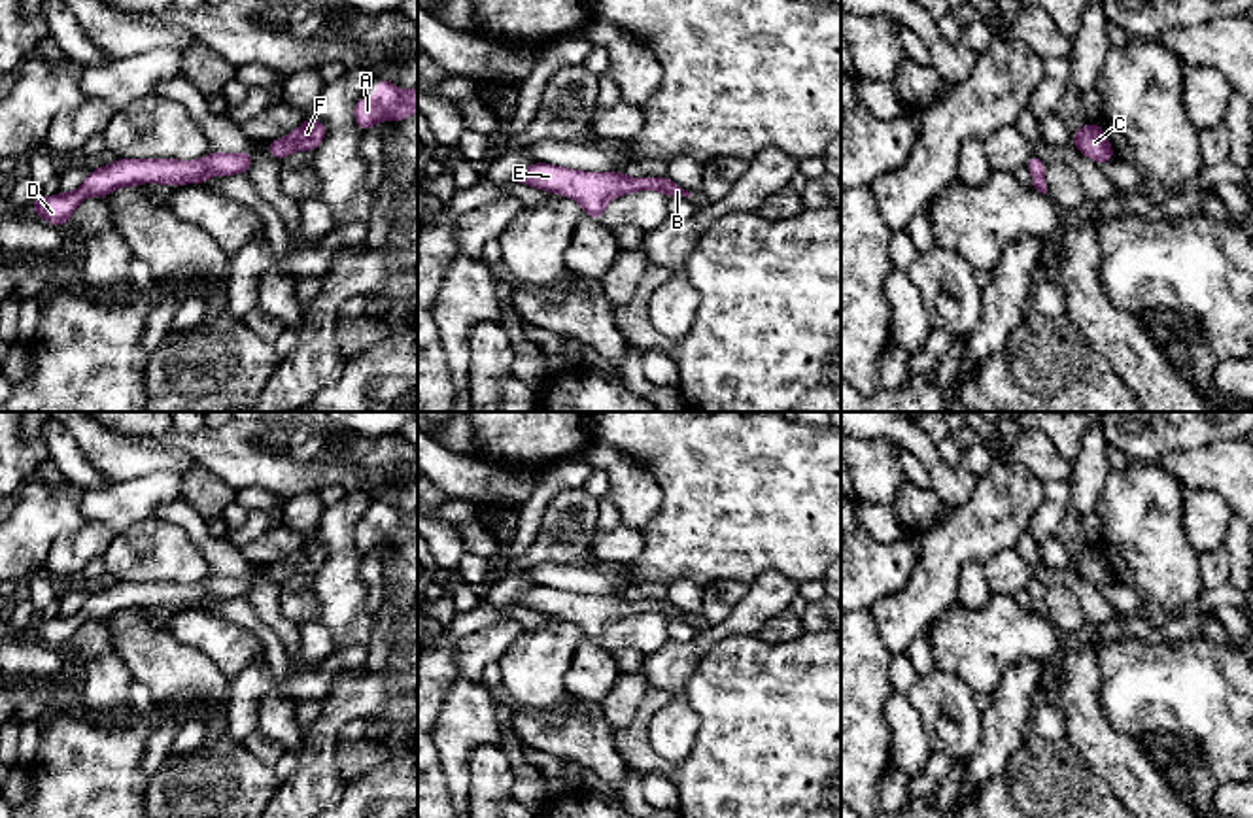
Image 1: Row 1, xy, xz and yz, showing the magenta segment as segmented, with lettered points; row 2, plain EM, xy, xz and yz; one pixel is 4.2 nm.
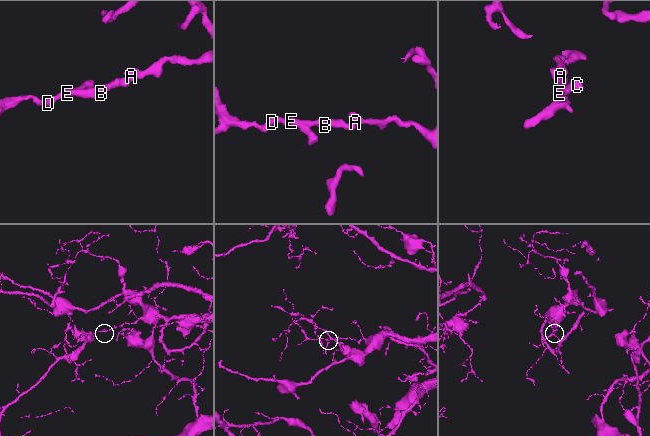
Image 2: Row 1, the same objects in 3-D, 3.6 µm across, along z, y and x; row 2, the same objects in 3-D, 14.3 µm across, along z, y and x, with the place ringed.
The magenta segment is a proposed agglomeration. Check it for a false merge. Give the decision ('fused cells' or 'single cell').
single cell

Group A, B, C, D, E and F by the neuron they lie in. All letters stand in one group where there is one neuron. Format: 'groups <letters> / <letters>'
groups A B C D E F

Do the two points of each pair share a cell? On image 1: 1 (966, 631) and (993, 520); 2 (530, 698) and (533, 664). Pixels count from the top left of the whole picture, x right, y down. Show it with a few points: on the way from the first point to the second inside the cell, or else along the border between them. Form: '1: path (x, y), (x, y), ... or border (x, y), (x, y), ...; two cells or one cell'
1: border (955, 603), (926, 630); two cells
2: path (532, 690), (533, 671); one cell

